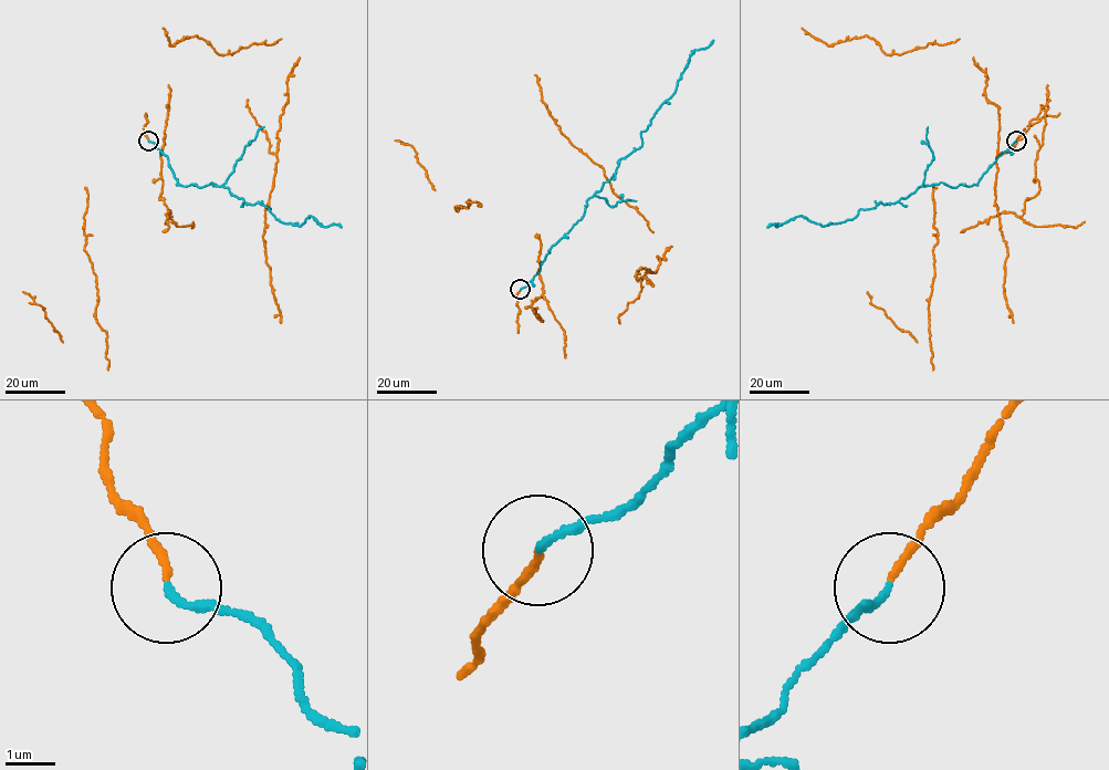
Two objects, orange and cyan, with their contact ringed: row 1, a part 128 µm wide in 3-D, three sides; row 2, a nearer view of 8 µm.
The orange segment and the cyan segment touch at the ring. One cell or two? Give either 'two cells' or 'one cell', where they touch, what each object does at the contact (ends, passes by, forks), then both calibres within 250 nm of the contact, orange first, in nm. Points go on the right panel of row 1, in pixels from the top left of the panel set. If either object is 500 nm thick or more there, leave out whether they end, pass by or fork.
one cell; at (1016, 141); orange ends there; cyan ends there; 140 nm thick on the orange side, 140 nm on the other

